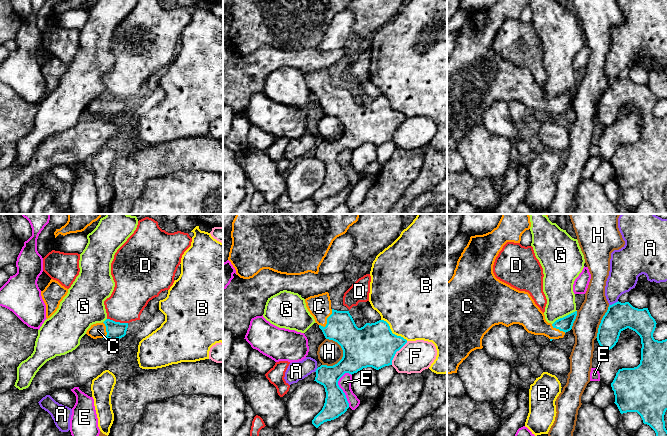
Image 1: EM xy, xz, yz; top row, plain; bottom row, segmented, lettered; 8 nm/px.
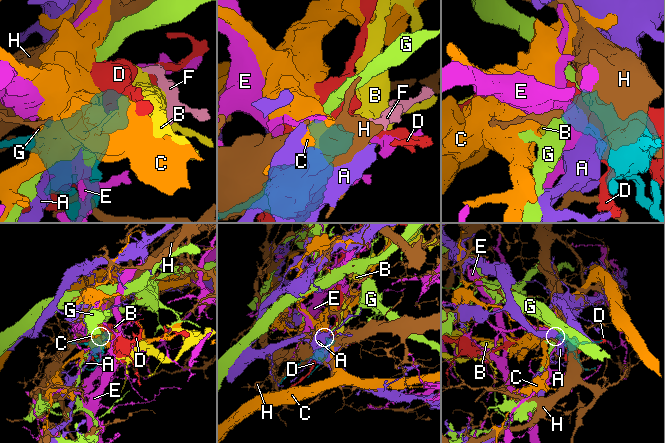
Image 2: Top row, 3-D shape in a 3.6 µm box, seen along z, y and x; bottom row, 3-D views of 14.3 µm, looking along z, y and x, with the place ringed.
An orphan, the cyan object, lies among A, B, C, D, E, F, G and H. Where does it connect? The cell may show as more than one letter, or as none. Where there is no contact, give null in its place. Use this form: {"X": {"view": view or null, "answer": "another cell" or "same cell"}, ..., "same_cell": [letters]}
{"A": {"view": "yz", "answer": "another cell"}, "B": {"view": "xz", "answer": "another cell"}, "C": {"view": "xz", "answer": "same cell"}, "D": {"view": "xy", "answer": "another cell"}, "E": {"view": "xz", "answer": "another cell"}, "F": {"view": "xz", "answer": "another cell"}, "G": {"view": "yz", "answer": "another cell"}, "H": {"view": "xz", "answer": "another cell"}, "same_cell": ["C"]}

